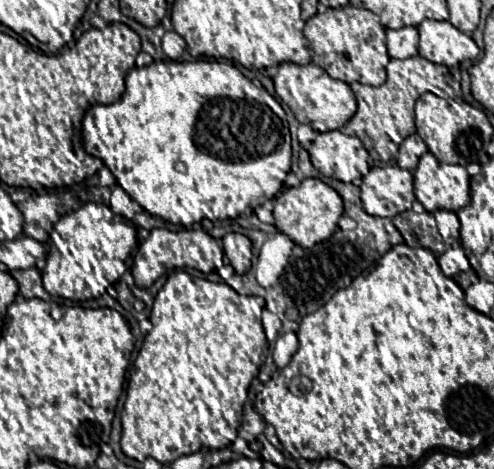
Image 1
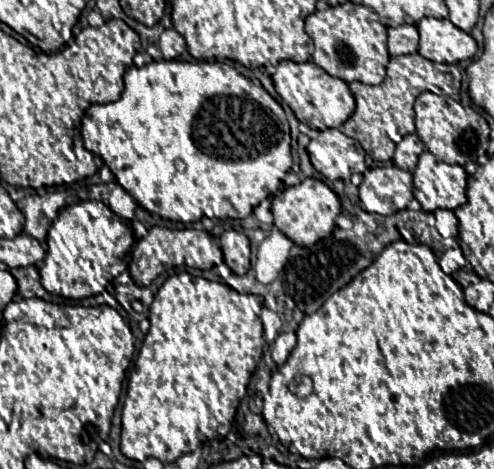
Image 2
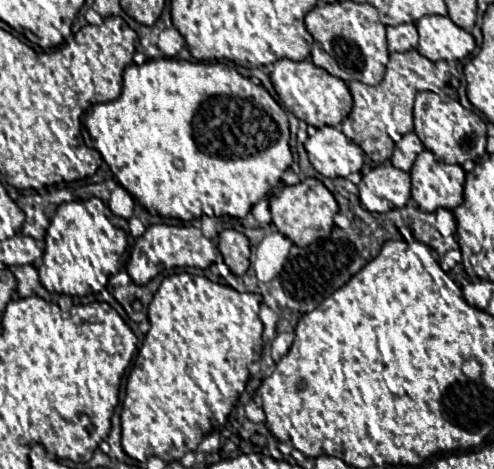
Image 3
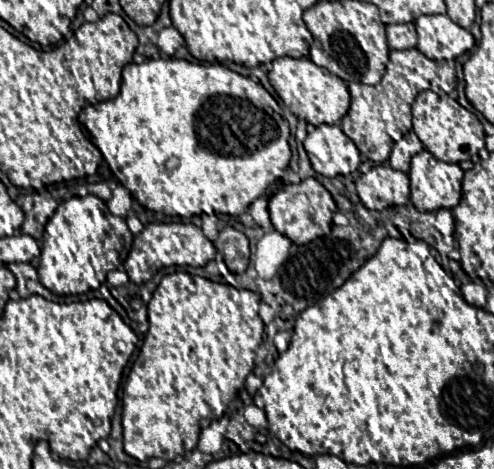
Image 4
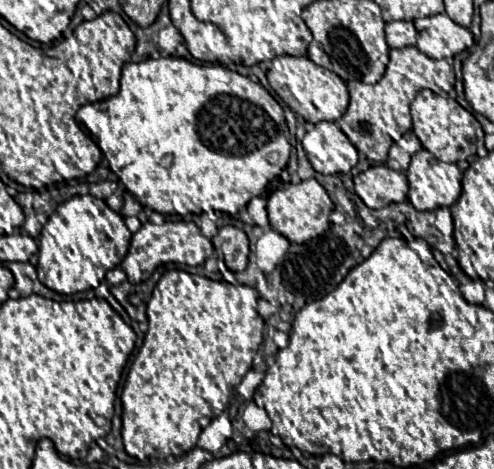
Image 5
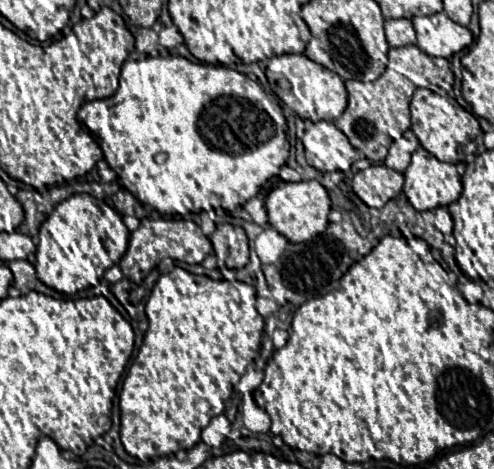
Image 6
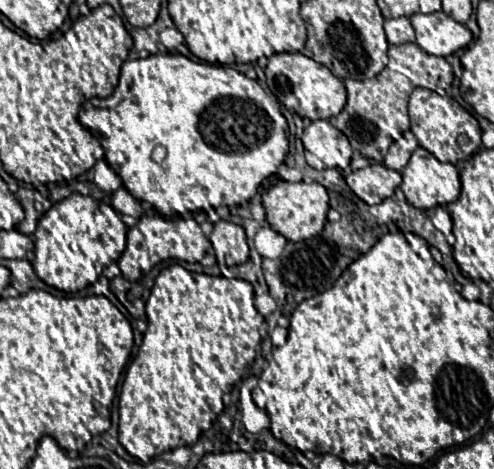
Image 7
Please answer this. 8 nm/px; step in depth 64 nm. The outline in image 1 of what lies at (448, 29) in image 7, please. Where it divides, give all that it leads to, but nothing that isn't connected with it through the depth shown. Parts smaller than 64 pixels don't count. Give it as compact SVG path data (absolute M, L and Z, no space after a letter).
M424 20L418 26L420 32L420 56L442 66L458 66L464 60L476 60L478 46L462 30L450 22Z

